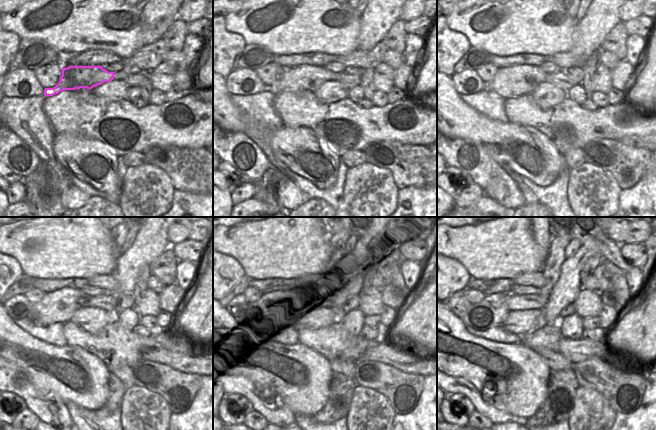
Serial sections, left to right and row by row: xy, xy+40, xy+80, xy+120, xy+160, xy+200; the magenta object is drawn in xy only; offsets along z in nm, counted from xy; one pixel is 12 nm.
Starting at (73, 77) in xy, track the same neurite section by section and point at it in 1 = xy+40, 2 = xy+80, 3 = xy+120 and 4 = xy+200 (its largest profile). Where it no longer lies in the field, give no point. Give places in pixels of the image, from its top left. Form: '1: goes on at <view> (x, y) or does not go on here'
1: goes on at xy+40 (303, 77)
2: goes on at xy+80 (513, 81)
3: goes on at xy+120 (56, 307)
4: goes on at xy+200 (492, 310)

